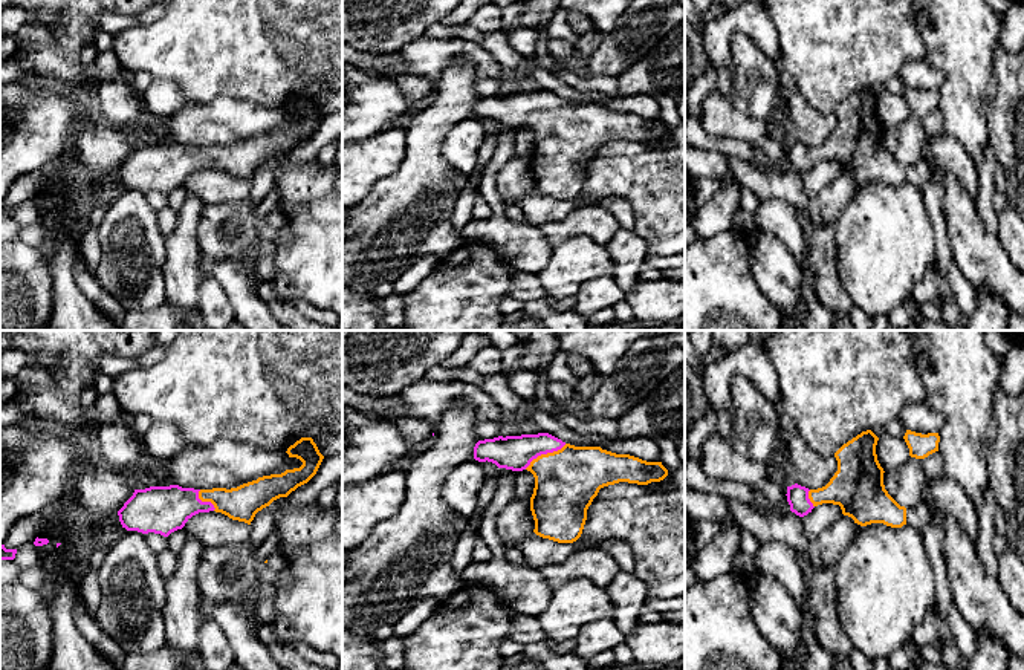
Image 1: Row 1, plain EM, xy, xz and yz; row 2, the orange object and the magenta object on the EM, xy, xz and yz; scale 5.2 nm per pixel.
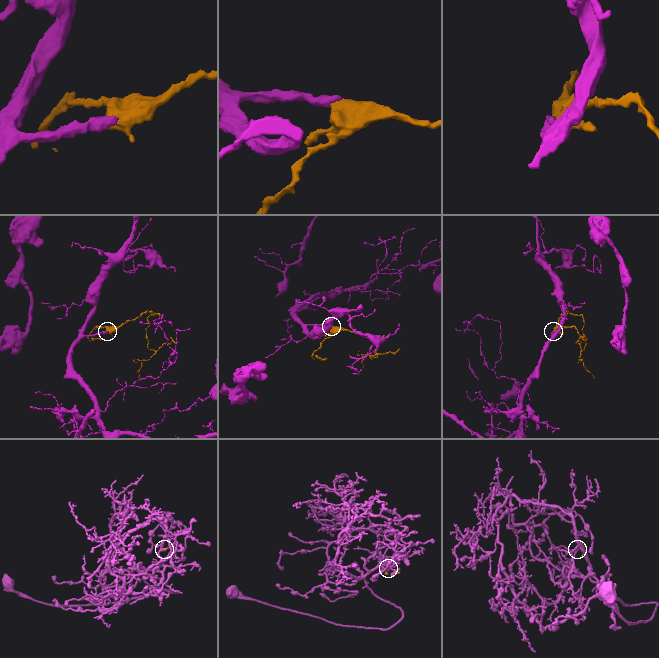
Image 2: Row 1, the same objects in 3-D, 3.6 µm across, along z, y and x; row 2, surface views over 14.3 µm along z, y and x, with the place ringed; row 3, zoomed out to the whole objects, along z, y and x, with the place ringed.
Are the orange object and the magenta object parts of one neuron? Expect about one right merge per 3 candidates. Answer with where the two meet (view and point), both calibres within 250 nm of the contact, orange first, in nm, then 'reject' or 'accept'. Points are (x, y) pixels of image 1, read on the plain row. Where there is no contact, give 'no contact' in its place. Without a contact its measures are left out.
xz (544, 112) | 340/180 nm | accept

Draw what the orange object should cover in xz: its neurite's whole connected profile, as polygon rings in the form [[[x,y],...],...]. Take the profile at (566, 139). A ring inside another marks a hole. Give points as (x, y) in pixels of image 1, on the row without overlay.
[[[549,92],[498,93],[478,98],[474,116],[492,119],[512,128],[527,127],[535,135],[530,168],[535,177],[533,190],[558,200],[576,199],[587,177],[587,167],[599,147],[619,139],[648,142],[668,133],[662,119],[646,119],[630,112],[616,112],[601,104],[575,104]]]

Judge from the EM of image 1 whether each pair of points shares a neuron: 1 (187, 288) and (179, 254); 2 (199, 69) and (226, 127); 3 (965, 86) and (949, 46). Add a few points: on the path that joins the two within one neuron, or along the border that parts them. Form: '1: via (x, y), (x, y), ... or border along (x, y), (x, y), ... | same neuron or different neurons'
1: via (182, 280), (181, 262) | same neuron
2: border along (249, 101), (217, 95), (205, 103), (185, 104) | different neurons
3: via (965, 77), (965, 61), (959, 55) | same neuron

